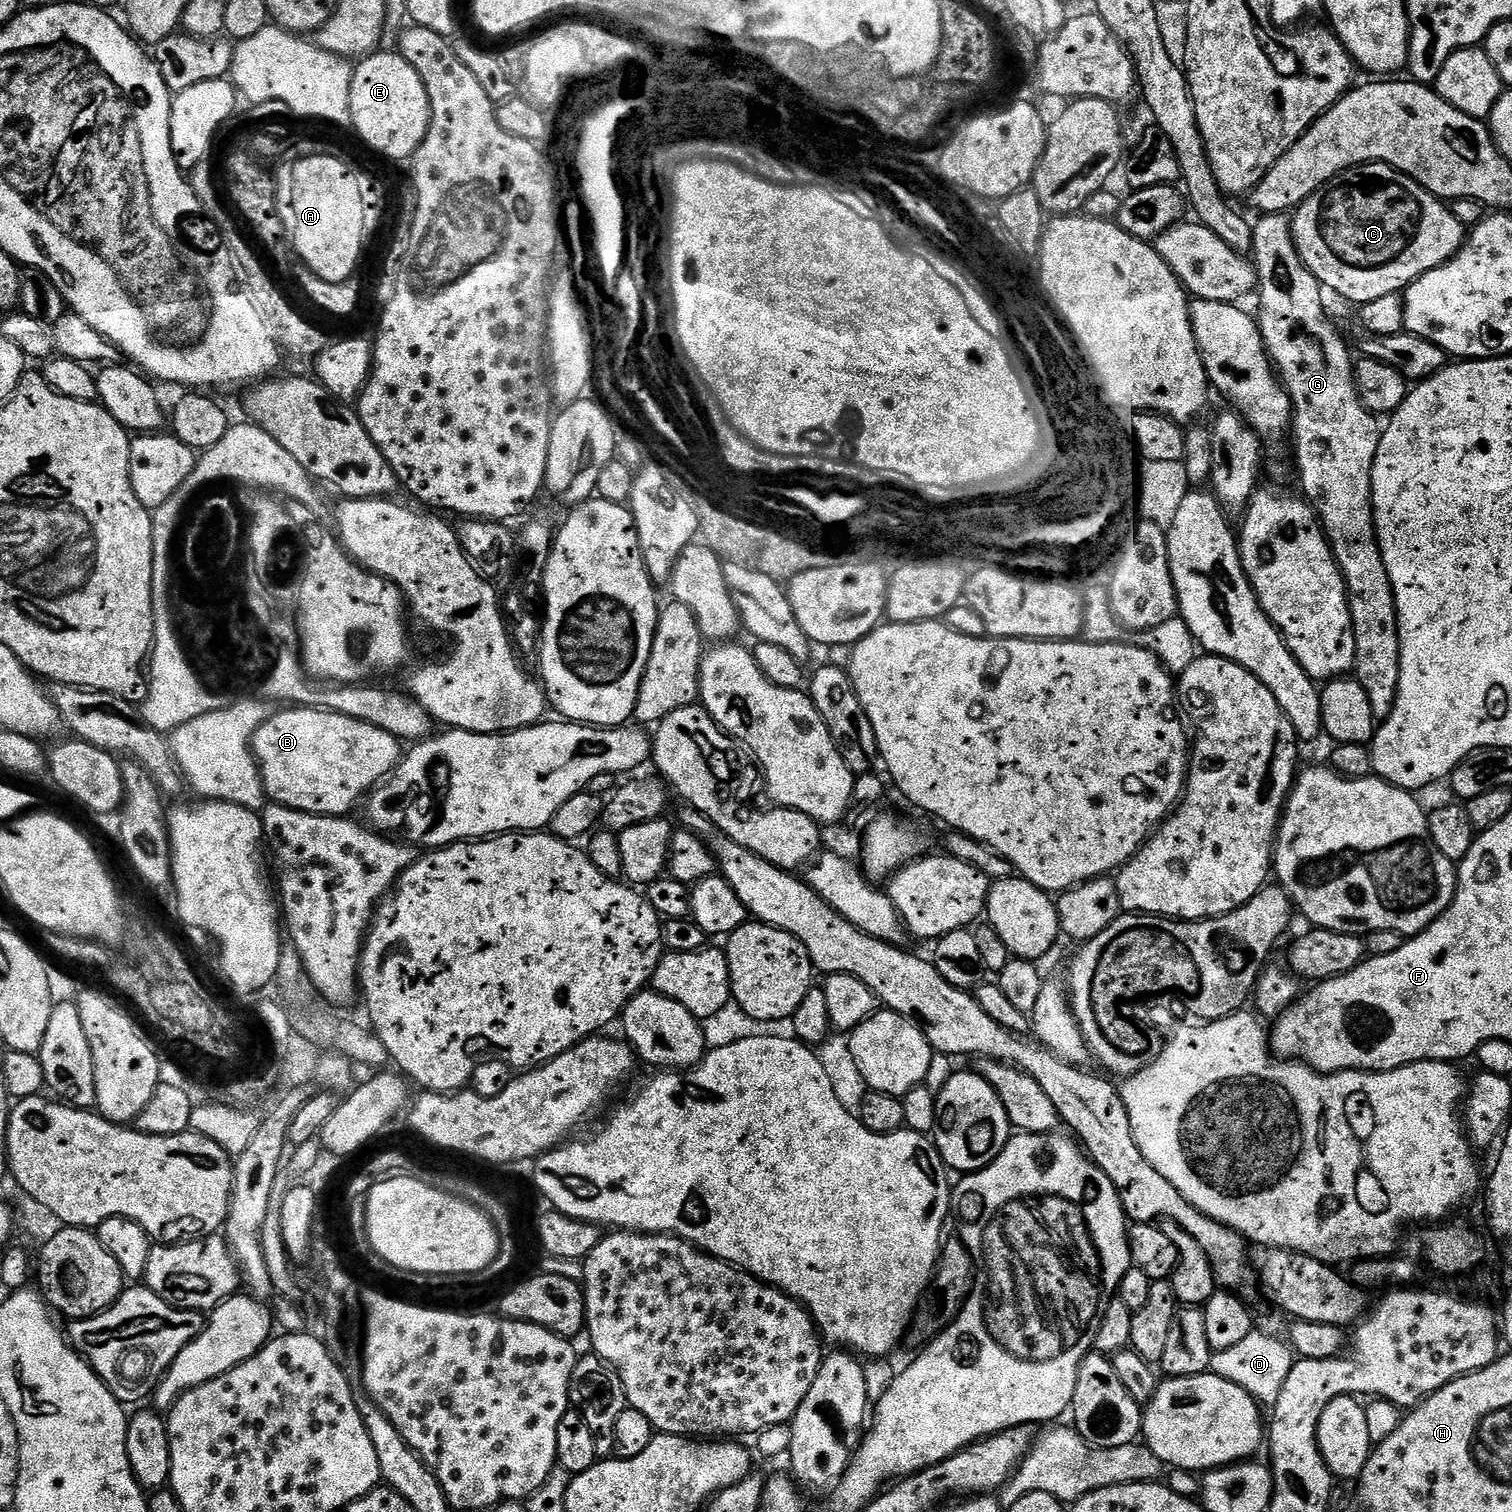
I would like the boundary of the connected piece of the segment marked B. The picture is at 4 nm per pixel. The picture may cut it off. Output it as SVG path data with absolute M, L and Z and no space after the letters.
M288 706L280 713L269 715L268 721L264 723L254 734L252 739L252 753L256 755L256 765L260 767L260 777L264 783L264 791L269 801L284 804L288 808L297 808L299 812L312 812L316 816L342 816L347 817L348 812L356 803L363 801L383 781L391 776L396 765L402 759L402 744L396 737L392 736L386 730L378 730L378 726L370 726L361 720L346 718L337 712L325 712L318 708L301 708L299 706Z

